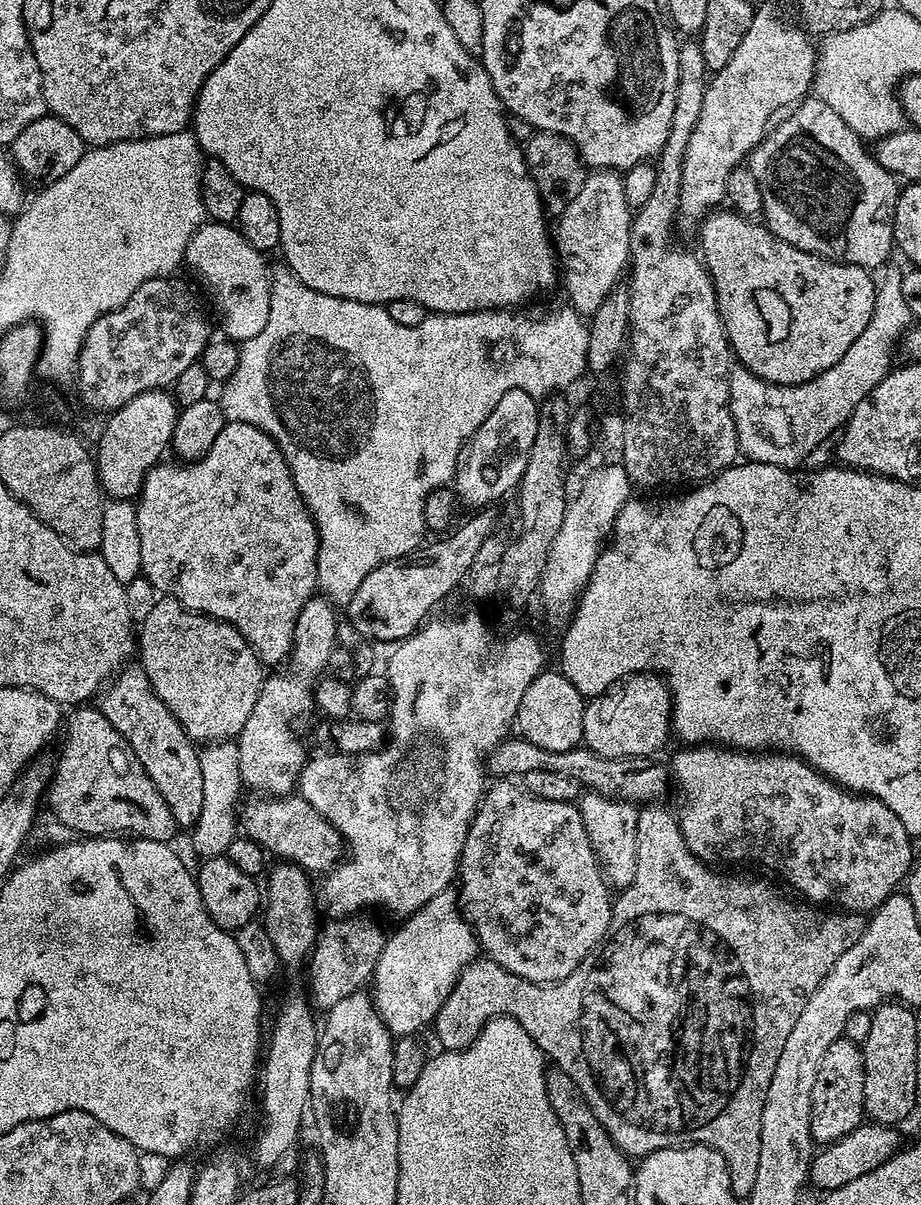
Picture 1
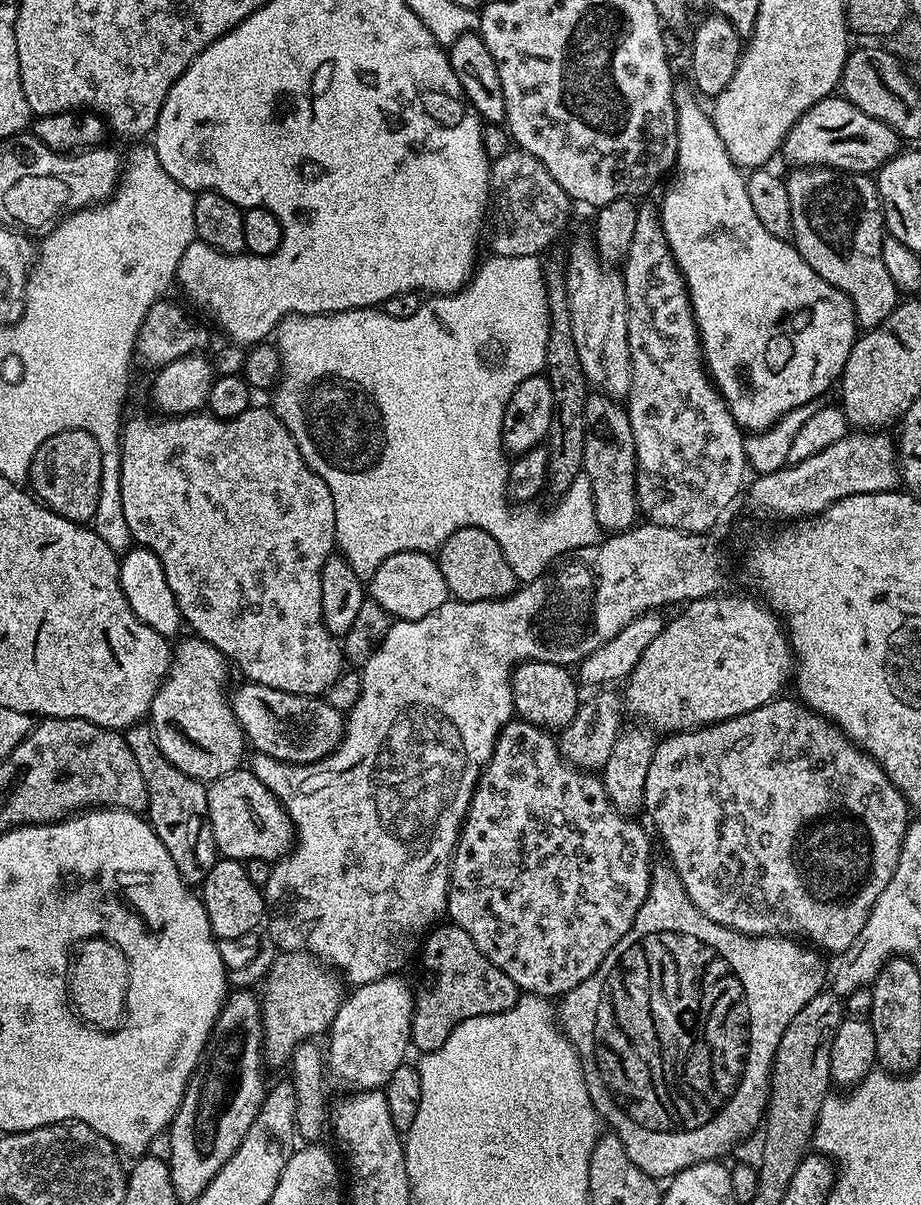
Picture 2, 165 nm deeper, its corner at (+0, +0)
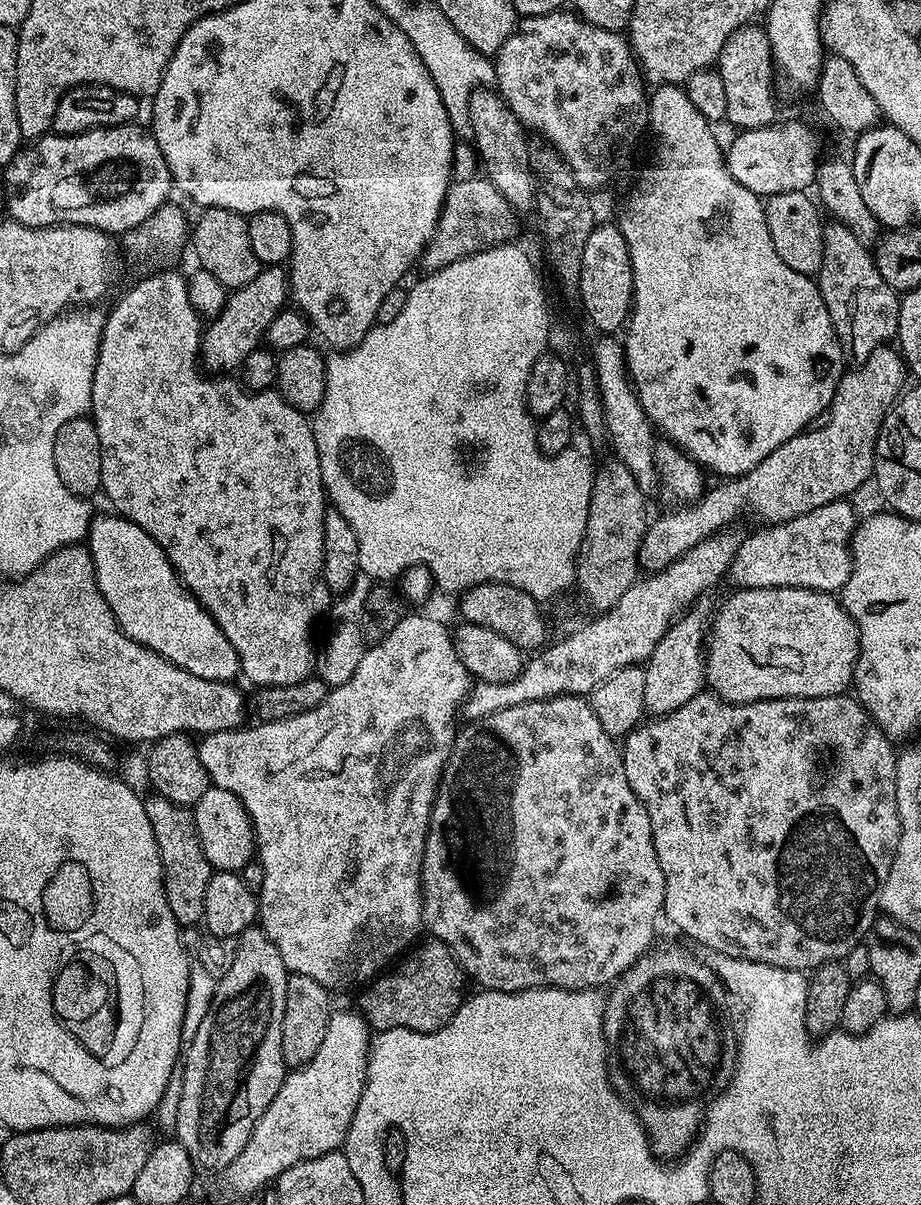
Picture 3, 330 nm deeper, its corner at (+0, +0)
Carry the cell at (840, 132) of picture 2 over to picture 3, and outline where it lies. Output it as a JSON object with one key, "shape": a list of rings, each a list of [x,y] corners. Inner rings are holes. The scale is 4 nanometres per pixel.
{"shape":[[[788,120],[785,124],[767,124],[765,128],[745,128],[735,135],[726,144],[728,169],[734,182],[742,182],[755,196],[767,198],[774,194],[808,192],[815,185],[821,156],[820,144],[810,125]]]}

